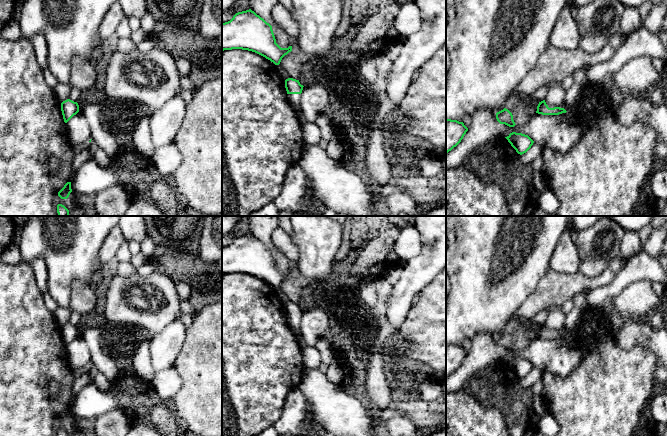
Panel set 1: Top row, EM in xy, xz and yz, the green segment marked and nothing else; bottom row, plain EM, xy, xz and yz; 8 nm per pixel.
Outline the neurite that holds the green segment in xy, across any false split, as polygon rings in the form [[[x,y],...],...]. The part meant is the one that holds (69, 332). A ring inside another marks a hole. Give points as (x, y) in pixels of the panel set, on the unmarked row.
[[[67,323],[61,327],[61,335],[64,346],[67,347],[74,339],[79,336],[79,329],[70,323]]]

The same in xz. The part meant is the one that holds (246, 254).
[[[249,233],[222,247],[222,275],[232,273],[255,276],[279,289],[282,282],[292,275],[292,270],[281,272],[276,267],[272,250]]]

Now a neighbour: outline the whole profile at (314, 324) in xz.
[[[313,306],[303,311],[299,335],[308,346],[315,346],[329,327],[329,317],[322,307]]]

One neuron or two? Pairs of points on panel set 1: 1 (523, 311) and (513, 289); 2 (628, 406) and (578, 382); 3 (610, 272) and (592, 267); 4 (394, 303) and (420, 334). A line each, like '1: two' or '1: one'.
1: two
2: one
3: two
4: two

